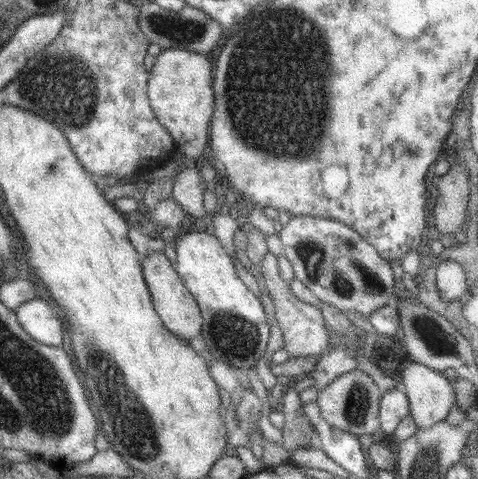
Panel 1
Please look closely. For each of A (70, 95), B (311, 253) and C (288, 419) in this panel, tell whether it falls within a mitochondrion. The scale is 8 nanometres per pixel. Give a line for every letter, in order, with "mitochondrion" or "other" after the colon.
A: mitochondrion
B: mitochondrion
C: other

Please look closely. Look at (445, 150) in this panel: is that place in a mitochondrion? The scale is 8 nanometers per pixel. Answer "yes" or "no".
no

